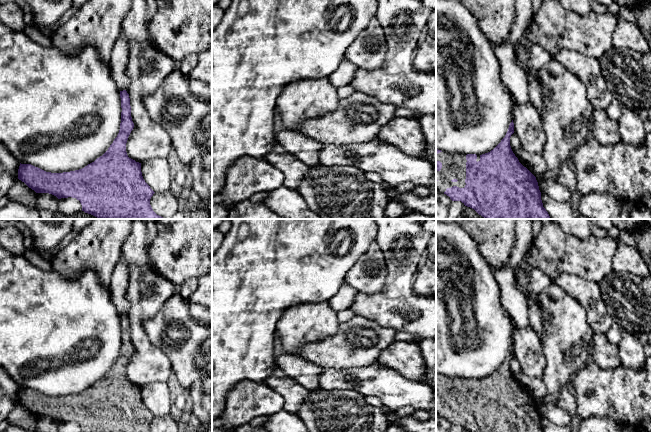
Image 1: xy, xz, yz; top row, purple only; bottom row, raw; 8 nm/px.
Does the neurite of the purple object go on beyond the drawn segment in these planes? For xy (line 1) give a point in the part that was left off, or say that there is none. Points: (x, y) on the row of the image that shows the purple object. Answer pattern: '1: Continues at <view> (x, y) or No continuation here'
1: No continuation here

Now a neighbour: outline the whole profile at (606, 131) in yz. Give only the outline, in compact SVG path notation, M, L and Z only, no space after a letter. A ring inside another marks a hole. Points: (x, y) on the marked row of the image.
M593 108L593 134L600 144L609 146L622 141L618 122L611 119L605 110Z

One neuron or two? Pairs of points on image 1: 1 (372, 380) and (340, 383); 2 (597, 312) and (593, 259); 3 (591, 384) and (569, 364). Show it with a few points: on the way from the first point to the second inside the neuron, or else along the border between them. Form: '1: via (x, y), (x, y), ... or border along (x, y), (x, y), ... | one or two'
1: via (364, 380), (348, 382) | one
2: border along (572, 275), (598, 283) | two
3: border along (587, 364), (570, 381) | two

